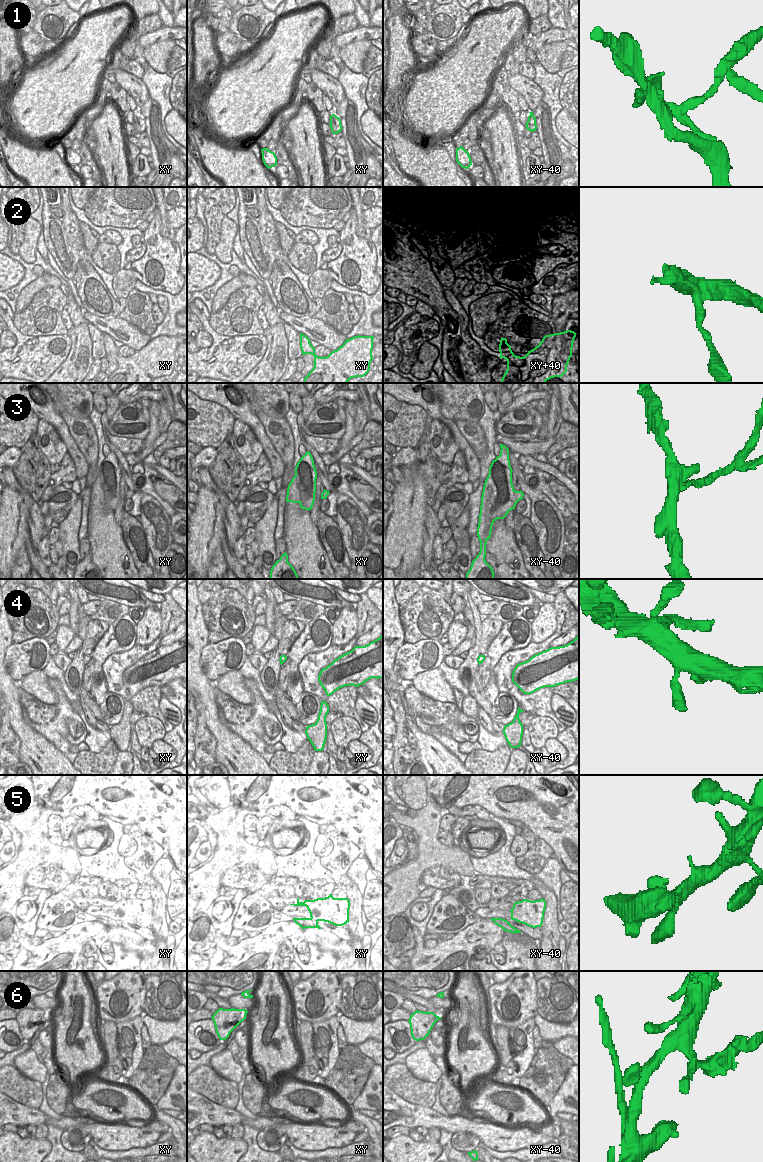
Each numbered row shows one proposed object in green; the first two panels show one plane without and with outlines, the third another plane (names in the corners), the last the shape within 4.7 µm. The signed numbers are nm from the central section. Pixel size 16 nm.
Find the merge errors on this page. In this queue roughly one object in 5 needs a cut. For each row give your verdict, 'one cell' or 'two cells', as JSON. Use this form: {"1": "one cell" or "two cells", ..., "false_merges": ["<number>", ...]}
{"1": "two cells", "2": "one cell", "3": "two cells", "4": "one cell", "5": "one cell", "6": "one cell", "false_merges": ["1", "3"]}

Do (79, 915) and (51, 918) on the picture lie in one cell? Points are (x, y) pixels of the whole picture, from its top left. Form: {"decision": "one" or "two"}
{"decision": "one"}

